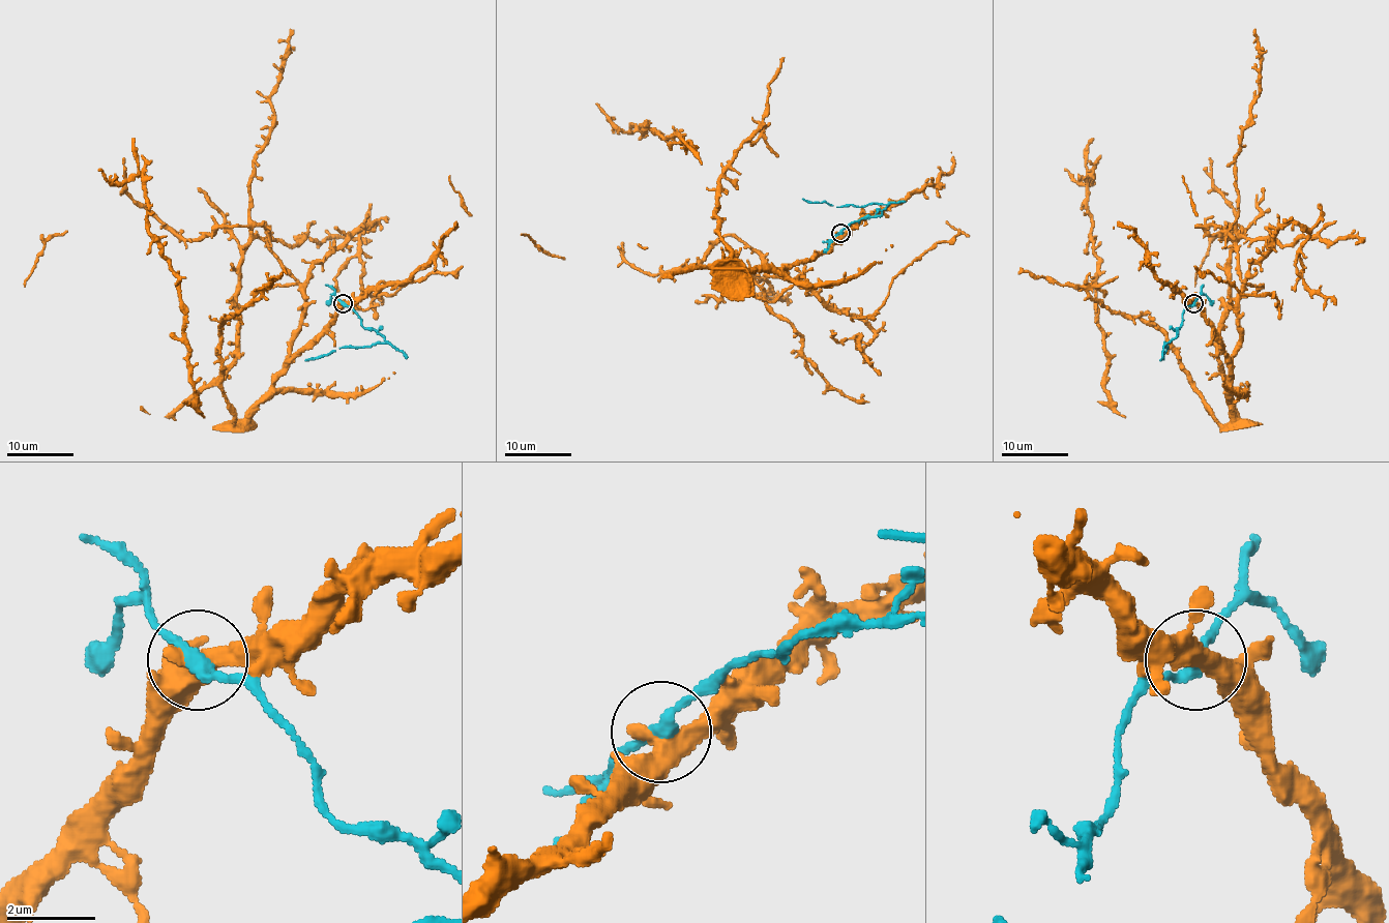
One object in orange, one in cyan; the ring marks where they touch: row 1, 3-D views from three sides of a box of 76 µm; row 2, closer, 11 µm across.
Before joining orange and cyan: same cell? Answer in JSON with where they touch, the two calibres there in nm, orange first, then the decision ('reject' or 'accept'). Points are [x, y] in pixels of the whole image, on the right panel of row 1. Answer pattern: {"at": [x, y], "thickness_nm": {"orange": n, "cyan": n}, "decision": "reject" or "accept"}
{"at": [1193, 303], "thickness_nm": {"orange": 500, "cyan": 280}, "decision": "reject"}

